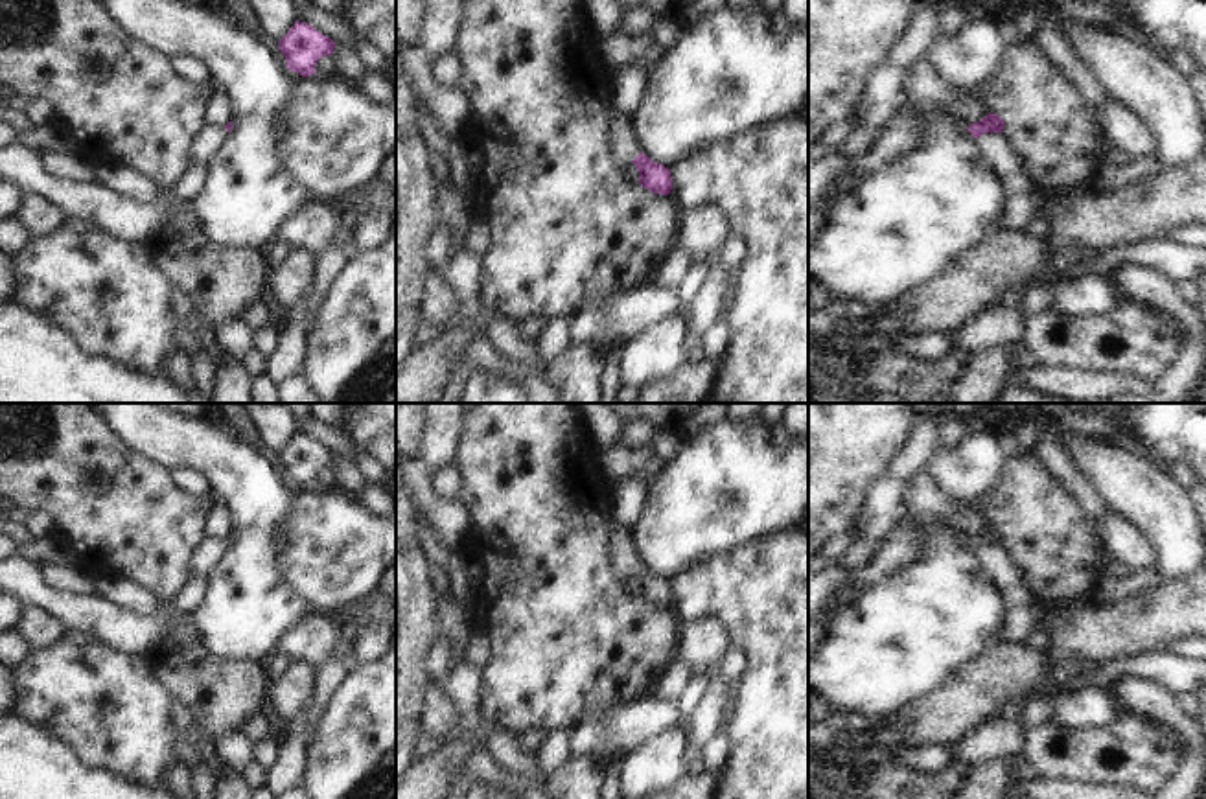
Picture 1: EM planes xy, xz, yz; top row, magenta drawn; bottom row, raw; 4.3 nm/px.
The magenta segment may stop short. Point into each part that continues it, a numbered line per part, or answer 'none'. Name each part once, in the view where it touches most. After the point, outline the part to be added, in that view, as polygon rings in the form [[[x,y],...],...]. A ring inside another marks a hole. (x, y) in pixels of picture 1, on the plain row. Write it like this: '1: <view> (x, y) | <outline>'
1: xz (623, 558) | [[[613,523],[609,534],[609,563],[613,576],[619,582],[630,578],[632,573],[639,567],[639,558],[630,541],[630,528],[624,528],[617,523]]]

